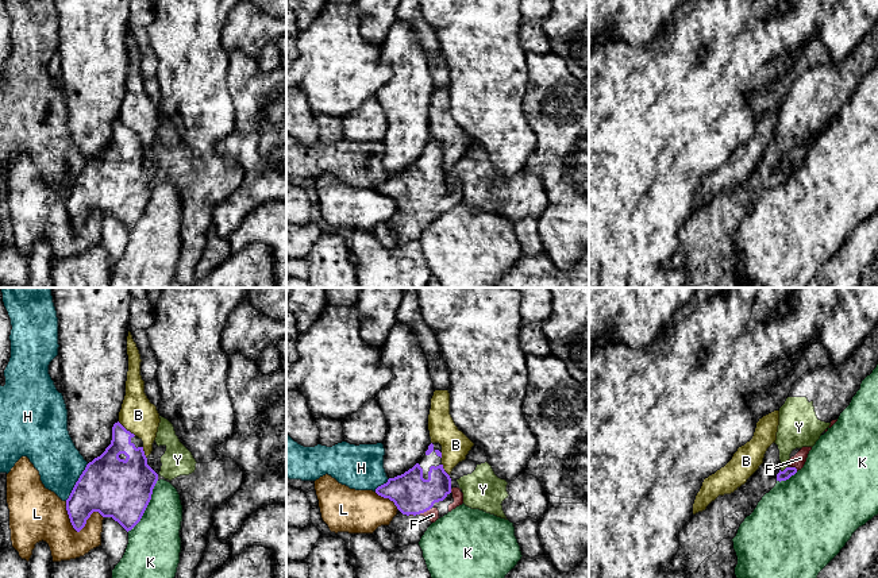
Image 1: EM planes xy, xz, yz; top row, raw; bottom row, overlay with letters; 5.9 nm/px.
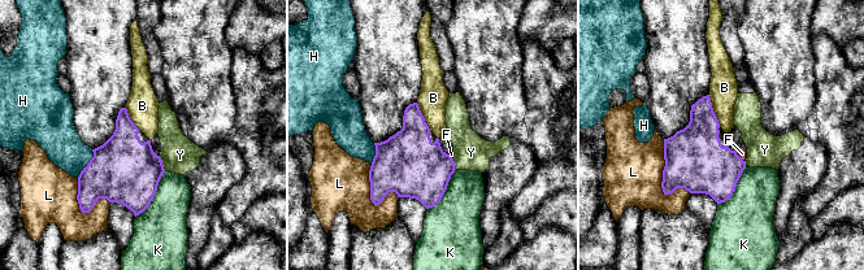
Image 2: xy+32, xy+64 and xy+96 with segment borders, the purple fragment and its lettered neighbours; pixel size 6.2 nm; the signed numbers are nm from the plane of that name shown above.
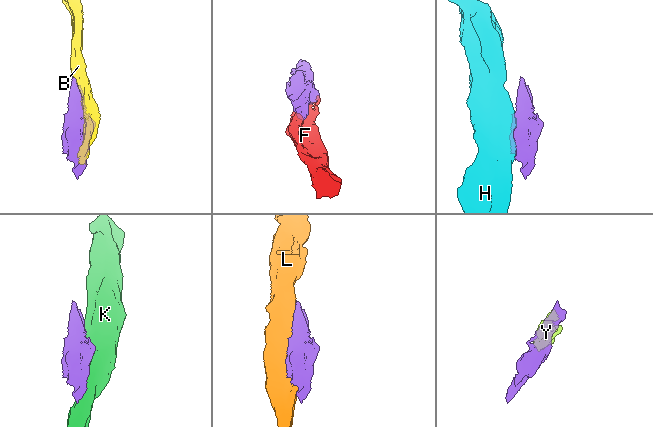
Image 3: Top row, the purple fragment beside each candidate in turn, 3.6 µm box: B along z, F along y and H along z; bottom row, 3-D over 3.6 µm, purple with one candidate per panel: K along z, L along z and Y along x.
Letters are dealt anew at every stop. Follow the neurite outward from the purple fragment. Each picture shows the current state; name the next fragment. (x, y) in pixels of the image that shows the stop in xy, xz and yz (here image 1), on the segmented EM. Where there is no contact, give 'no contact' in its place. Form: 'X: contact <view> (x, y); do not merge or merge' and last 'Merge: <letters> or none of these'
B: contact xy (126, 430); do not merge
F: contact xz (424, 511); merge
H: contact xy (76, 482); do not merge
K: contact xy (146, 507); do not merge
L: contact xy (77, 531); do not merge
Y: contact yz (785, 469); do not merge
Merge: F

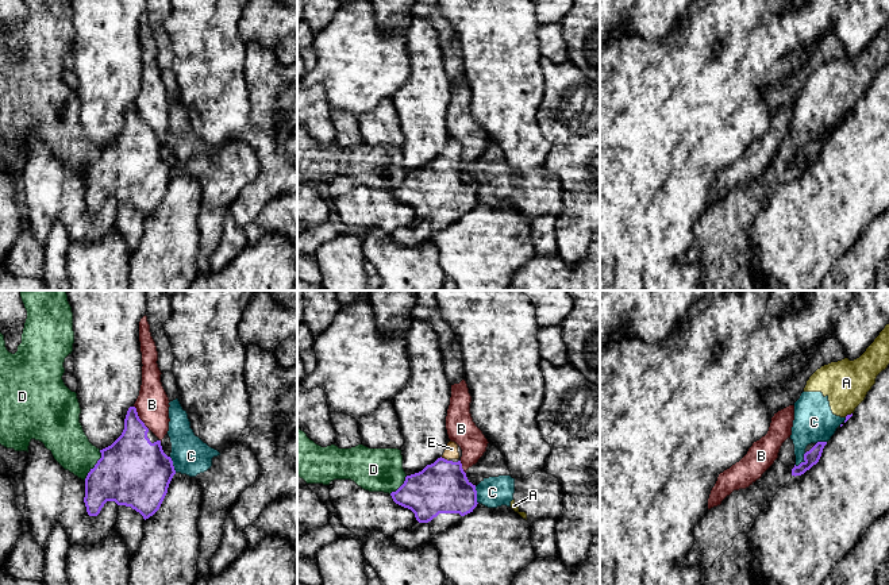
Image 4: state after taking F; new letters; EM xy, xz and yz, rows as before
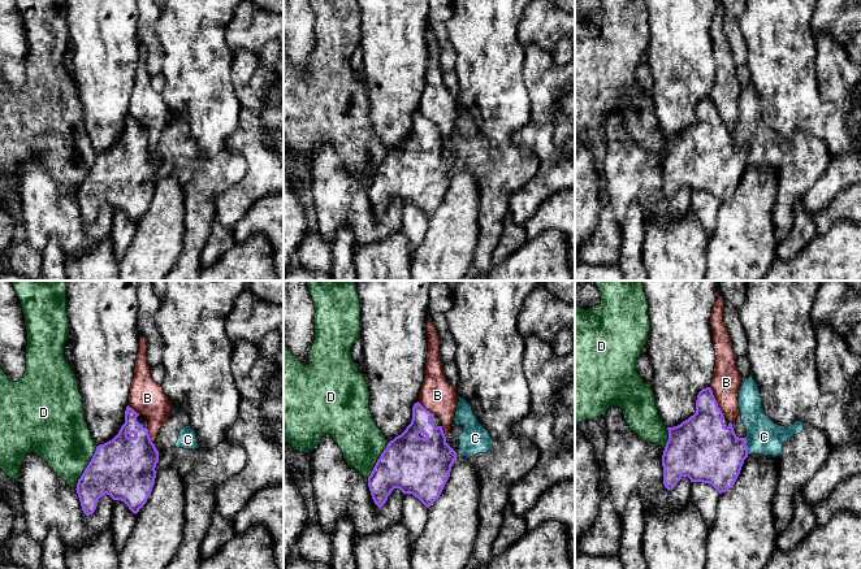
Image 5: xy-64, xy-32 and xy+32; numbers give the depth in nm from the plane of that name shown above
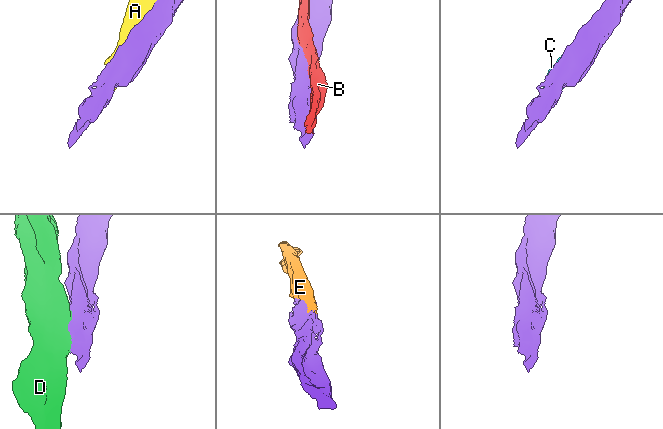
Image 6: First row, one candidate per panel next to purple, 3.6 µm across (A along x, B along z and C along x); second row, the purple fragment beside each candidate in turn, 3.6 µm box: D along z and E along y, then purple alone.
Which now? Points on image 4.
A: contact yz (847, 415); do not merge
B: contact xy (138, 418); do not merge
C: contact yz (801, 462); do not merge
D: contact xy (95, 465); do not merge
E: contact xz (443, 458); merge
Merge: E

